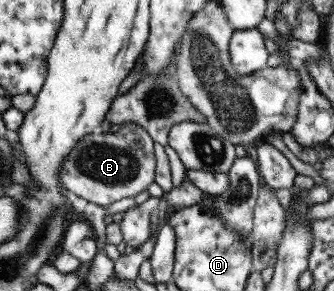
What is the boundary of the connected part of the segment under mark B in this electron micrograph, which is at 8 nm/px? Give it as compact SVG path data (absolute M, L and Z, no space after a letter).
M127 122L121 125L116 133L106 132L104 134L95 130L79 139L74 149L62 160L59 167L59 180L66 191L104 208L118 199L133 198L141 191L145 191L146 186L153 181L154 168L155 155L151 137L143 127Z

